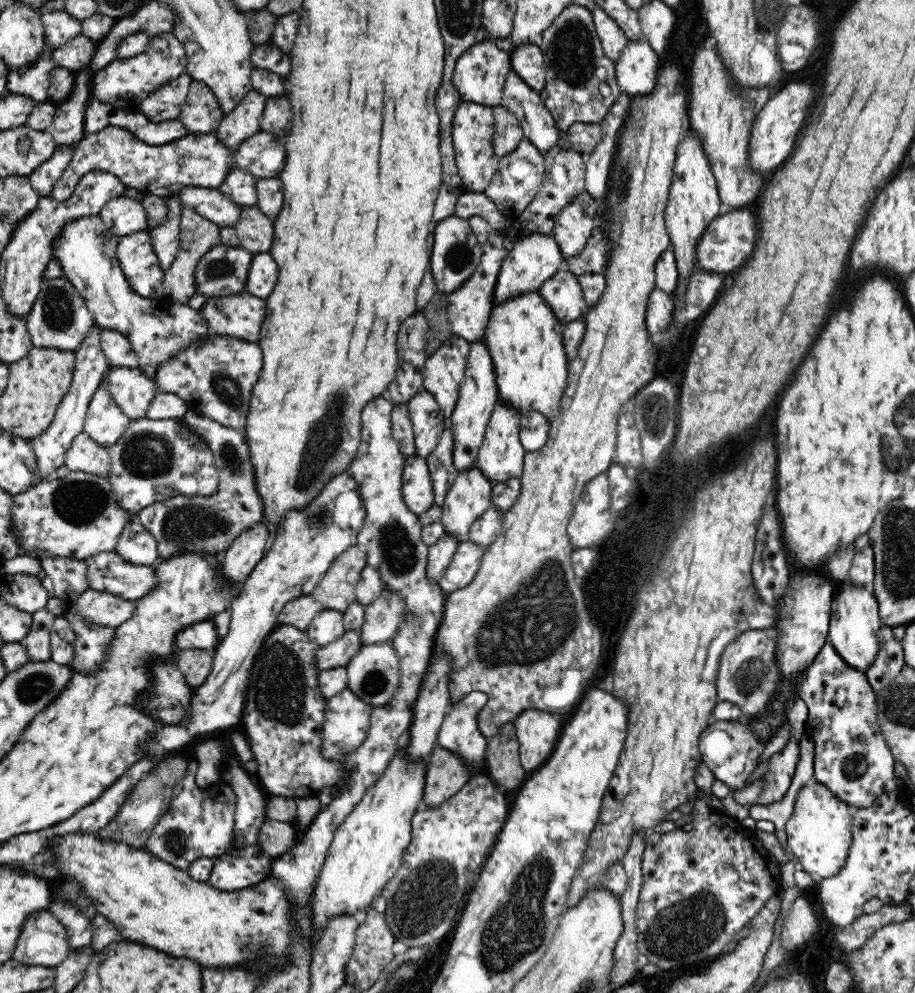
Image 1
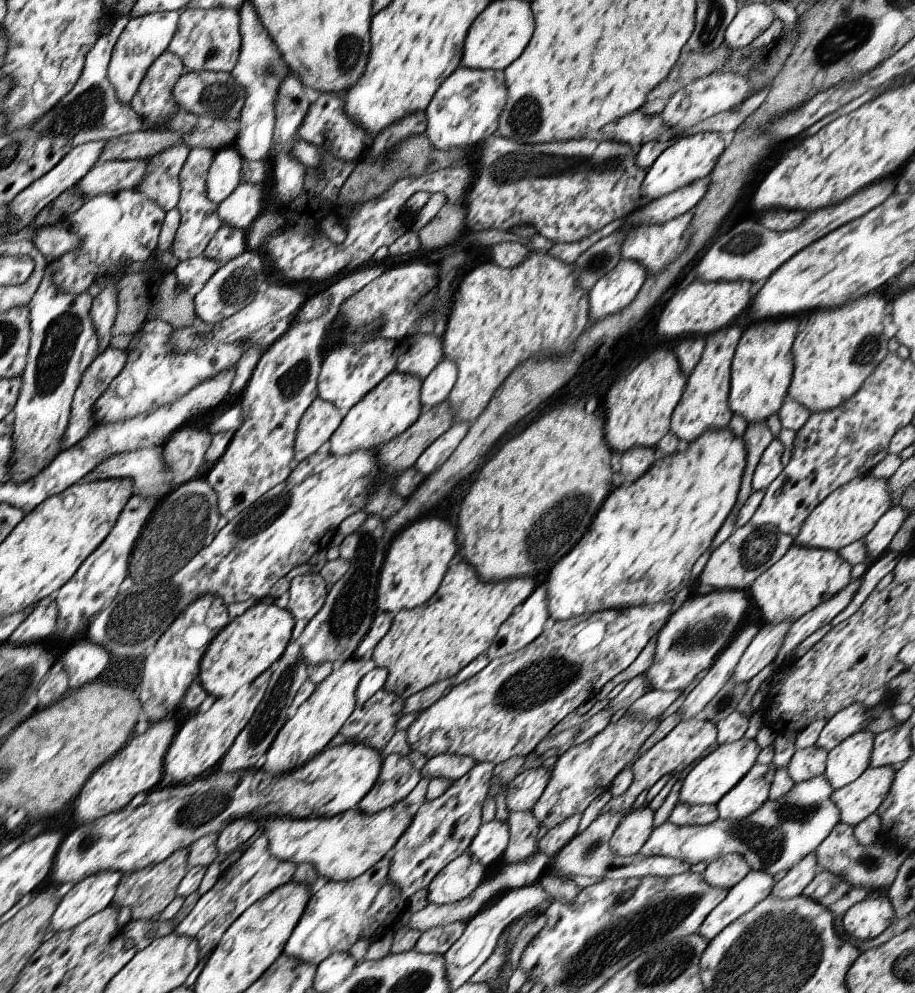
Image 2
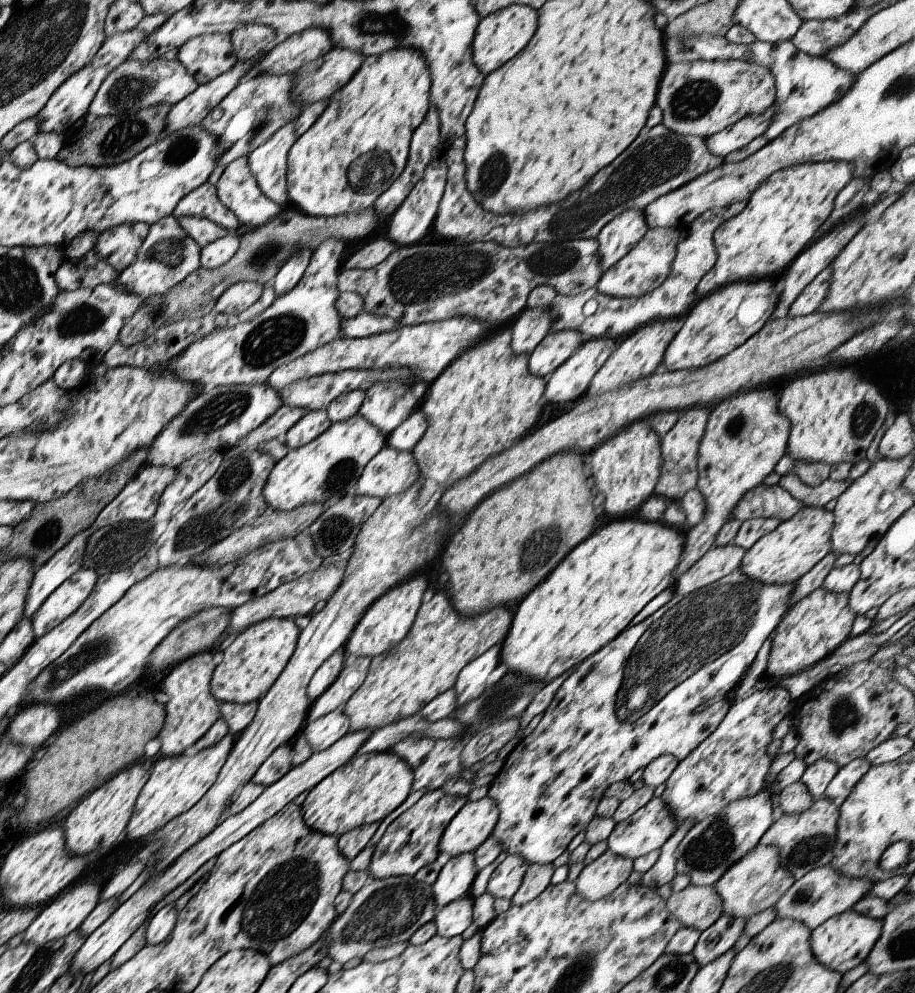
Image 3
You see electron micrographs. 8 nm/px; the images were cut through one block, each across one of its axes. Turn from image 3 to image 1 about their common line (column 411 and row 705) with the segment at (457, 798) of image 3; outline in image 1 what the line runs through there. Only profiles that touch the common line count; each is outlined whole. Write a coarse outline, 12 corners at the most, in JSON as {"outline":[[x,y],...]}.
{"outline":[[830,641],[804,670],[814,777],[848,806],[897,787],[866,673]]}

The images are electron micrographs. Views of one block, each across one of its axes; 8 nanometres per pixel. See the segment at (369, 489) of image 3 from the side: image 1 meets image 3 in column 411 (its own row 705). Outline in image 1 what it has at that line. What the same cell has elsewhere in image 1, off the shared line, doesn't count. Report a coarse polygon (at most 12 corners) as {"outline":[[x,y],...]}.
{"outline":[[486,693],[451,705],[438,746],[479,765],[488,739],[479,728]]}

